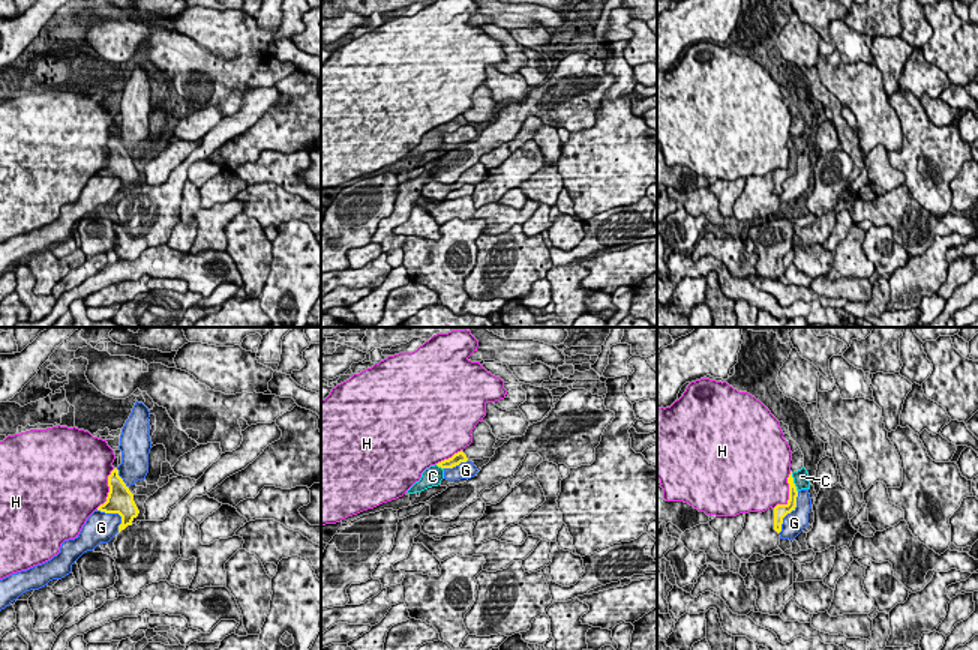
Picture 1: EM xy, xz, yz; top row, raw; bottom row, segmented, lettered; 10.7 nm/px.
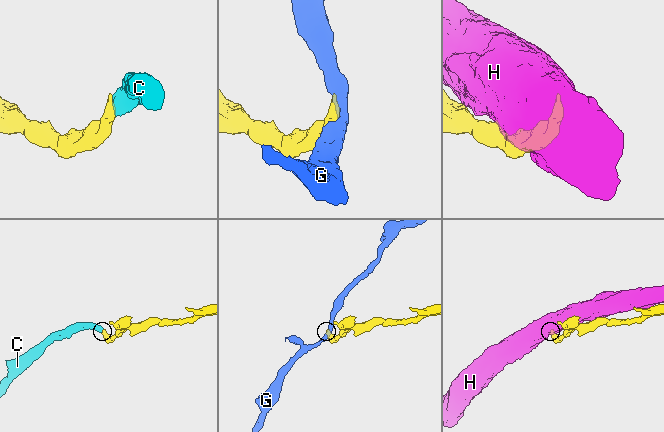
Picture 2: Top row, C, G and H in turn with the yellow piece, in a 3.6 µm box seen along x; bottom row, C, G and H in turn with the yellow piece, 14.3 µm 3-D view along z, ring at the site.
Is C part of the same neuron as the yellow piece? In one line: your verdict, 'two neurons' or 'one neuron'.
one neuron

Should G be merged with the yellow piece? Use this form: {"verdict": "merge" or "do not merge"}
{"verdict": "do not merge"}

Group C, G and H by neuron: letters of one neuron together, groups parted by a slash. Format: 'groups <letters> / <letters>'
groups C / G / H

